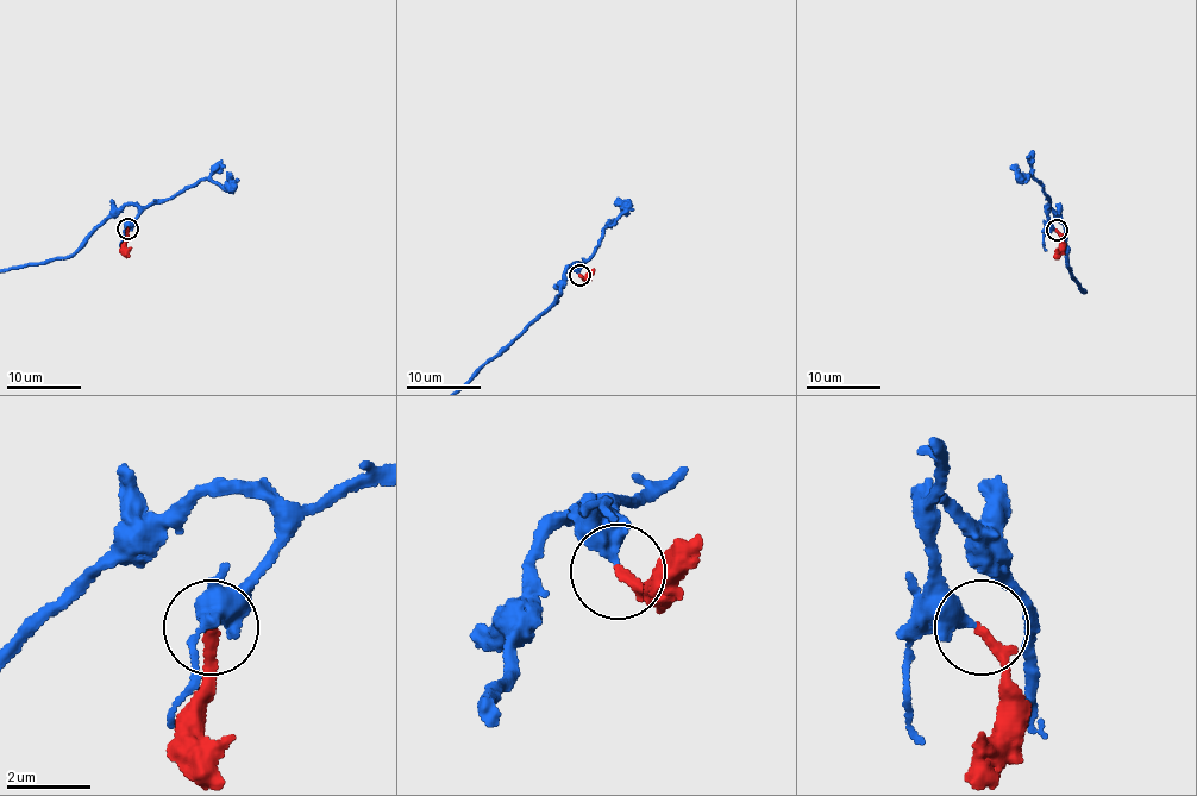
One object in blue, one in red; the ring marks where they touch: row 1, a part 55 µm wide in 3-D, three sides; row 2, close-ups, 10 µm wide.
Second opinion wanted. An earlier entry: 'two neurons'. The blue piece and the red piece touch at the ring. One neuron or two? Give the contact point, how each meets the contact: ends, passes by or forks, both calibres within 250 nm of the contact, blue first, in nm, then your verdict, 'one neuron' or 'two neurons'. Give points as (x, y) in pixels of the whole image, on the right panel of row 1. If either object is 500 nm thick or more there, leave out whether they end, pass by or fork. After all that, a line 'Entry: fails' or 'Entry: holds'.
place (1057, 230); blue ends; red ends; calibres 420 and 240 nm; one neuron
Entry: fails

